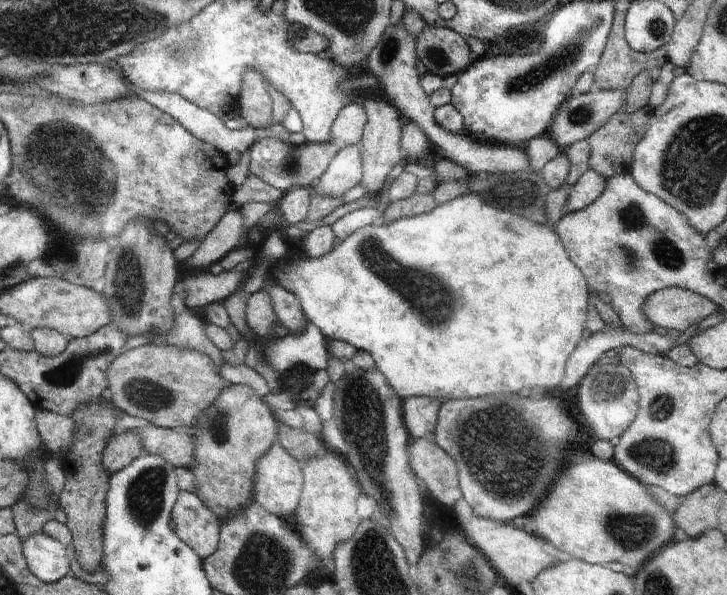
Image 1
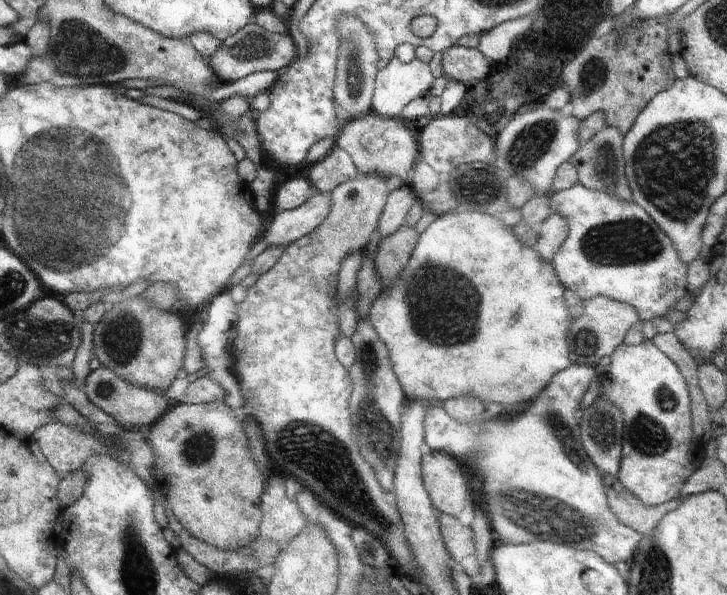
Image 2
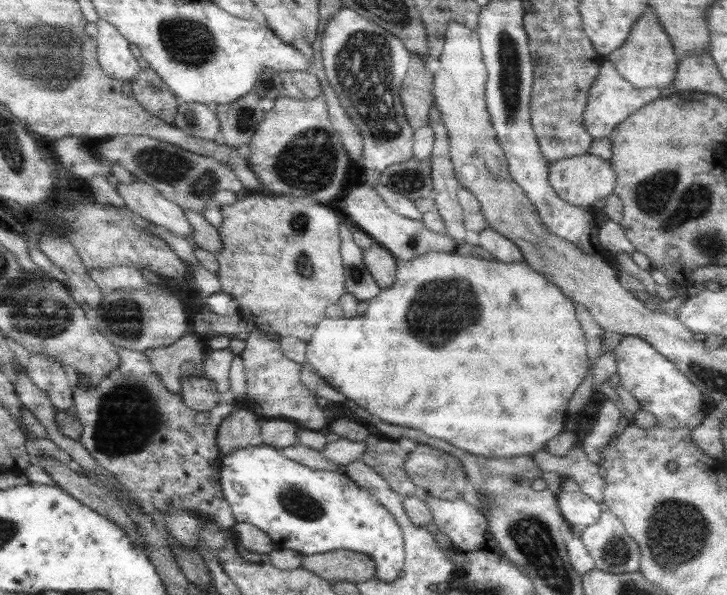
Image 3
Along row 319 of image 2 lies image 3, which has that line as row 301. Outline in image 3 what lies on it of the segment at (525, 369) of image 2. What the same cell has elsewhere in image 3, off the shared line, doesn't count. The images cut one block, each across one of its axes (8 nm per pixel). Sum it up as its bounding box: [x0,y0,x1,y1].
[306,252,591,458]

